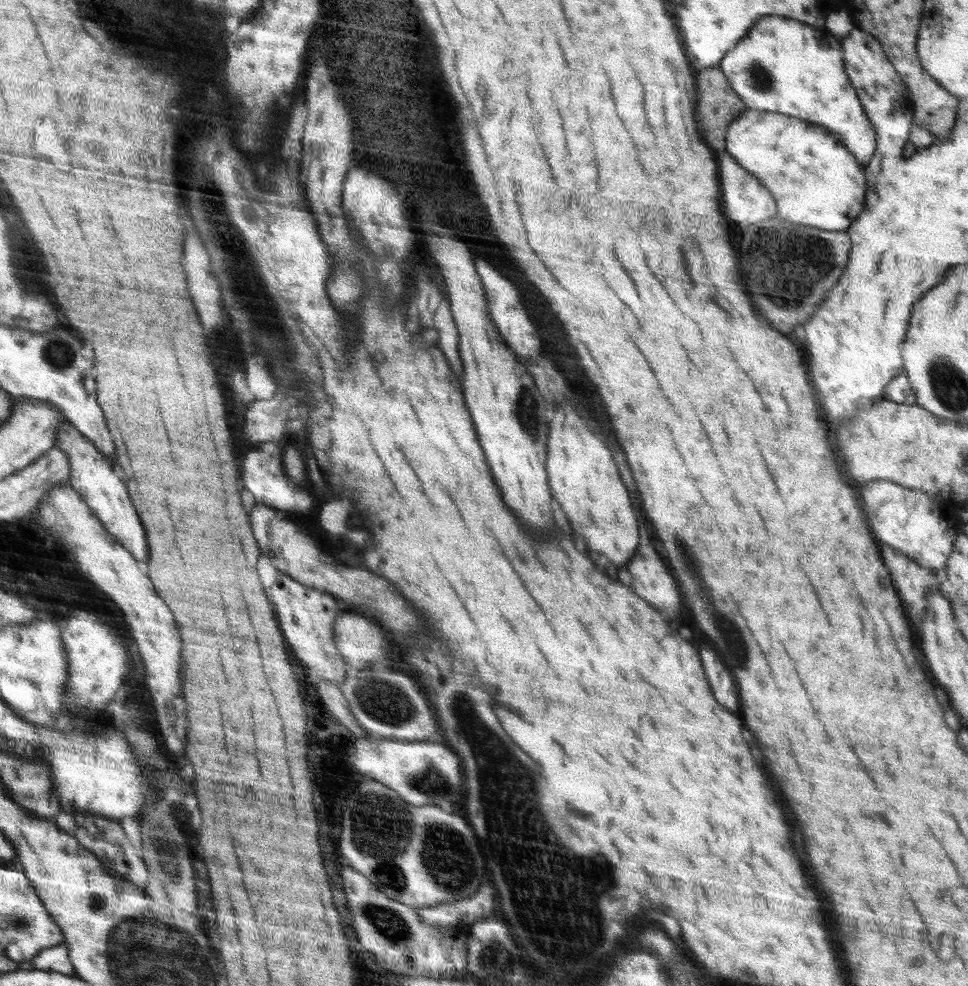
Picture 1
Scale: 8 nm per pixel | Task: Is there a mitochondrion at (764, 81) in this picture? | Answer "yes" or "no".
yes

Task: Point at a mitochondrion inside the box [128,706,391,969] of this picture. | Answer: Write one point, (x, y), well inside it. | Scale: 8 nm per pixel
(166, 845)

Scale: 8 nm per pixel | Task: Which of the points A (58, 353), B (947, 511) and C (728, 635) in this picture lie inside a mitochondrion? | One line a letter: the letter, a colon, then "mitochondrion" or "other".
A: mitochondrion
B: other
C: mitochondrion

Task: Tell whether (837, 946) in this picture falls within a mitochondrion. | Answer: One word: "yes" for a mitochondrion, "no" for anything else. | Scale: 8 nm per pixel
no

